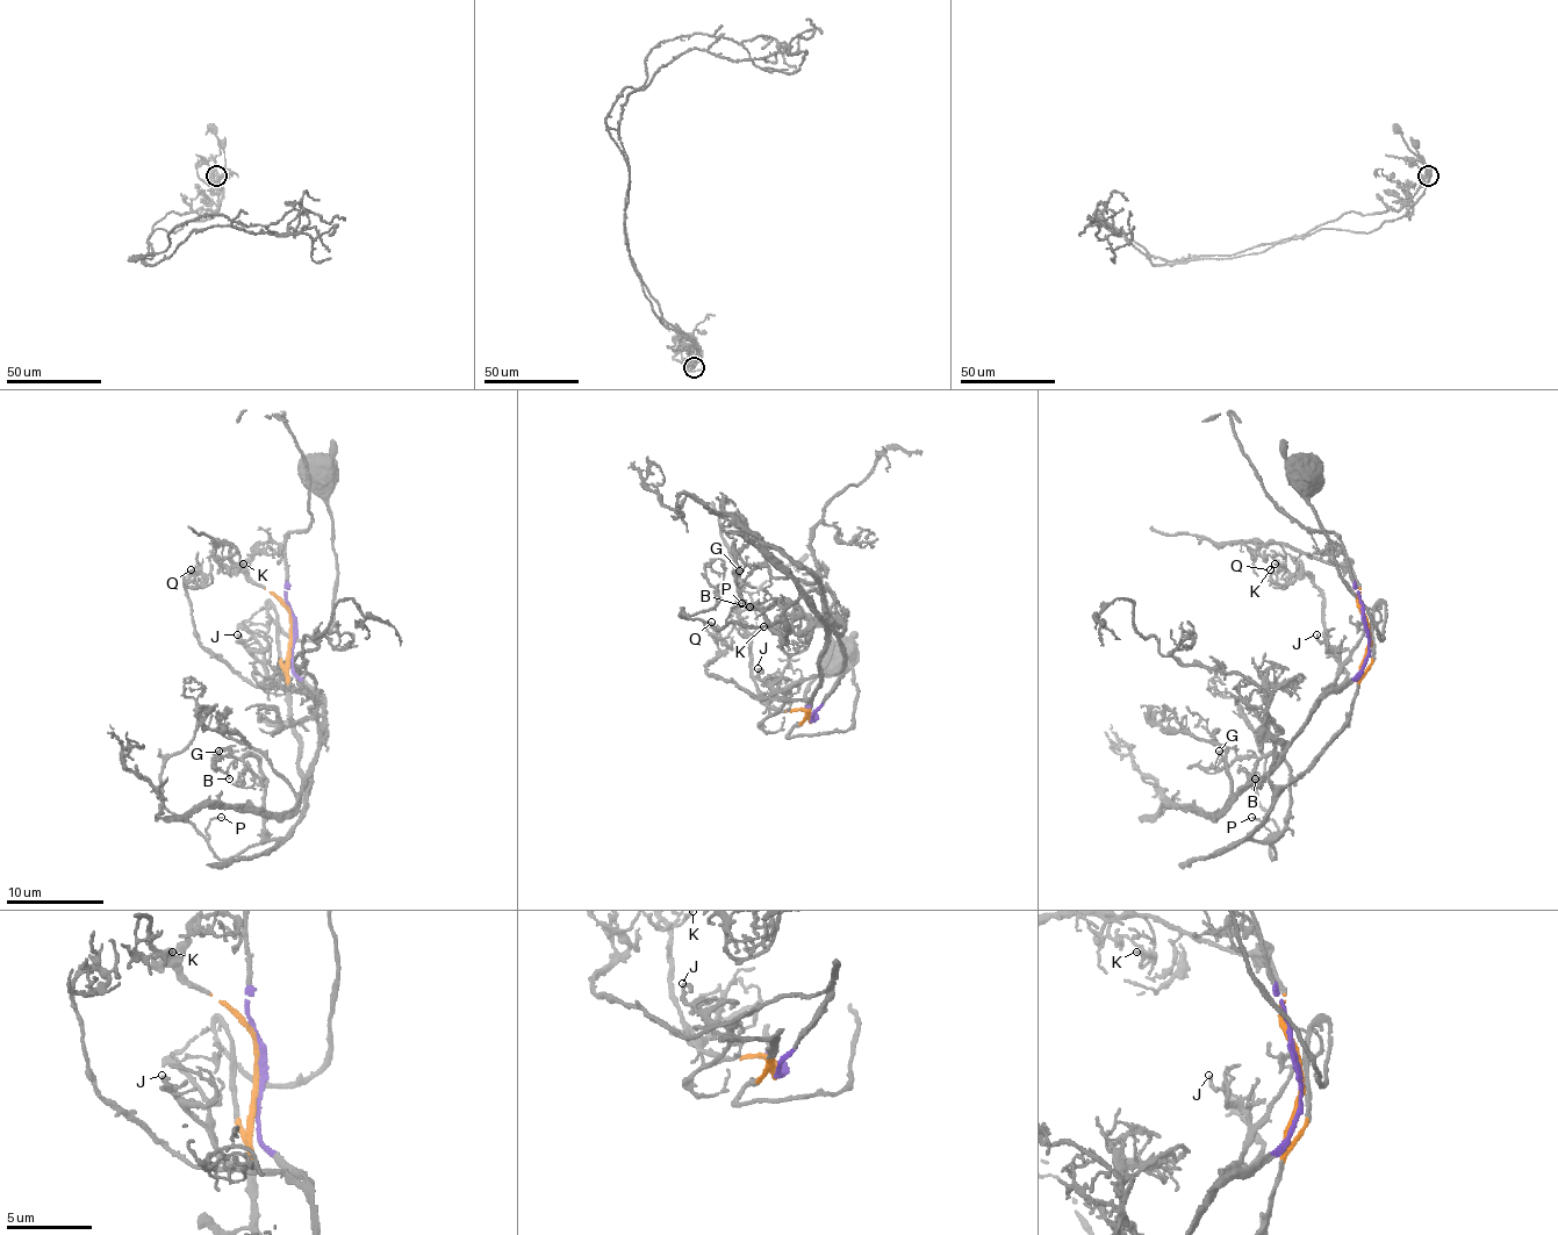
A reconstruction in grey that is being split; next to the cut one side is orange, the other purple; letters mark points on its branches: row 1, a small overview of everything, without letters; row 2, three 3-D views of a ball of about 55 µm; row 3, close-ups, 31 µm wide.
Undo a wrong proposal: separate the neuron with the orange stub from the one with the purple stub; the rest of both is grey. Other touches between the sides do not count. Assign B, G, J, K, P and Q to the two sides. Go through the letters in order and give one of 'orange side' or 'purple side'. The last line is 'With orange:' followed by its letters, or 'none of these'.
B: orange side
G: orange side
J: purple side
K: orange side
P: orange side
Q: purple side
With orange: B, G, K, P

